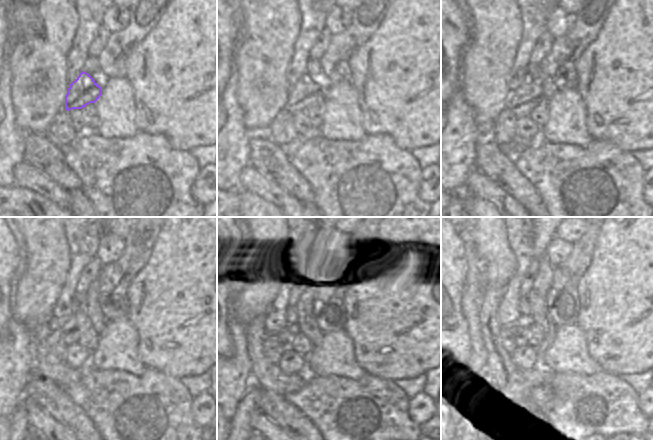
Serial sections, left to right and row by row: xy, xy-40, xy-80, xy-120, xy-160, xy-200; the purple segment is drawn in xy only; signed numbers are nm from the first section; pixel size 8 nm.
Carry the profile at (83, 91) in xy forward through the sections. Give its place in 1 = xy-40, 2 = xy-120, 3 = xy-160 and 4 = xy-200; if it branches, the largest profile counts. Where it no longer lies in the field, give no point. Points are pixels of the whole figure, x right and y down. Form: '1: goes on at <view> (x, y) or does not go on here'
1: goes on at xy-40 (305, 92)
2: goes on at xy-120 (72, 327)
3: goes on at xy-160 (288, 335)
4: goes on at xy-200 (505, 338)

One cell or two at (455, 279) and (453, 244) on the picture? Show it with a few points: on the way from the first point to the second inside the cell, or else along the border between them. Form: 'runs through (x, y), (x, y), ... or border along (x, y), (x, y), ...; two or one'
runs through (453, 270), (453, 253); one

